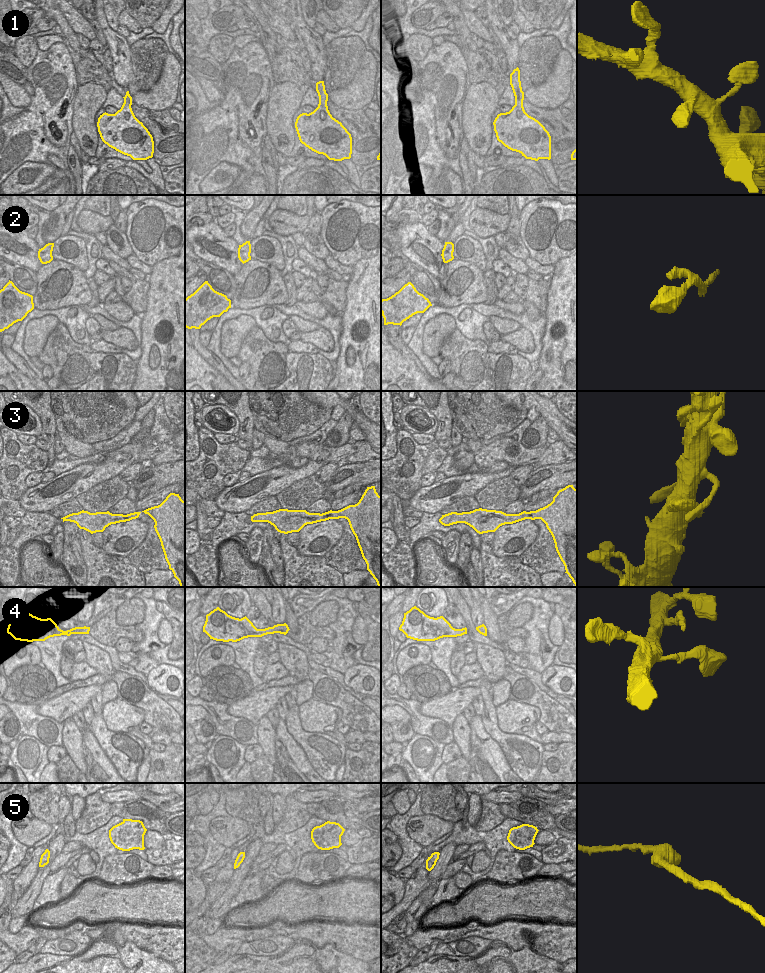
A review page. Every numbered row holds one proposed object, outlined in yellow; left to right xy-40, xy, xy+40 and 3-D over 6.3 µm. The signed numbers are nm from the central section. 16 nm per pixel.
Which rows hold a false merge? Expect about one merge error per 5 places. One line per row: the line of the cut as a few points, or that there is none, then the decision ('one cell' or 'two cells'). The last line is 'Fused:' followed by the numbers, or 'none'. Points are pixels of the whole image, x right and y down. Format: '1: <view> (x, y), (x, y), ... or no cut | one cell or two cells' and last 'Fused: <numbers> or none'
1: no cut | one cell
2: no cut | one cell
3: no cut | one cell
4: no cut | one cell
5: no cut | one cell
Fused: none

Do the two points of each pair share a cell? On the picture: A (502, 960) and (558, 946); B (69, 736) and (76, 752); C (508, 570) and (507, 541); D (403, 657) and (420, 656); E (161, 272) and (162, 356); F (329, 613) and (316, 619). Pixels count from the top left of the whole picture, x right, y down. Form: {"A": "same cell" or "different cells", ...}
{"A": "different cells", "B": "same cell", "C": "different cells", "D": "same cell", "E": "same cell", "F": "same cell"}

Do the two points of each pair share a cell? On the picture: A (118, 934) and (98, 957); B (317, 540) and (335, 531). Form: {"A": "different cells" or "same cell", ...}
{"A": "different cells", "B": "same cell"}

